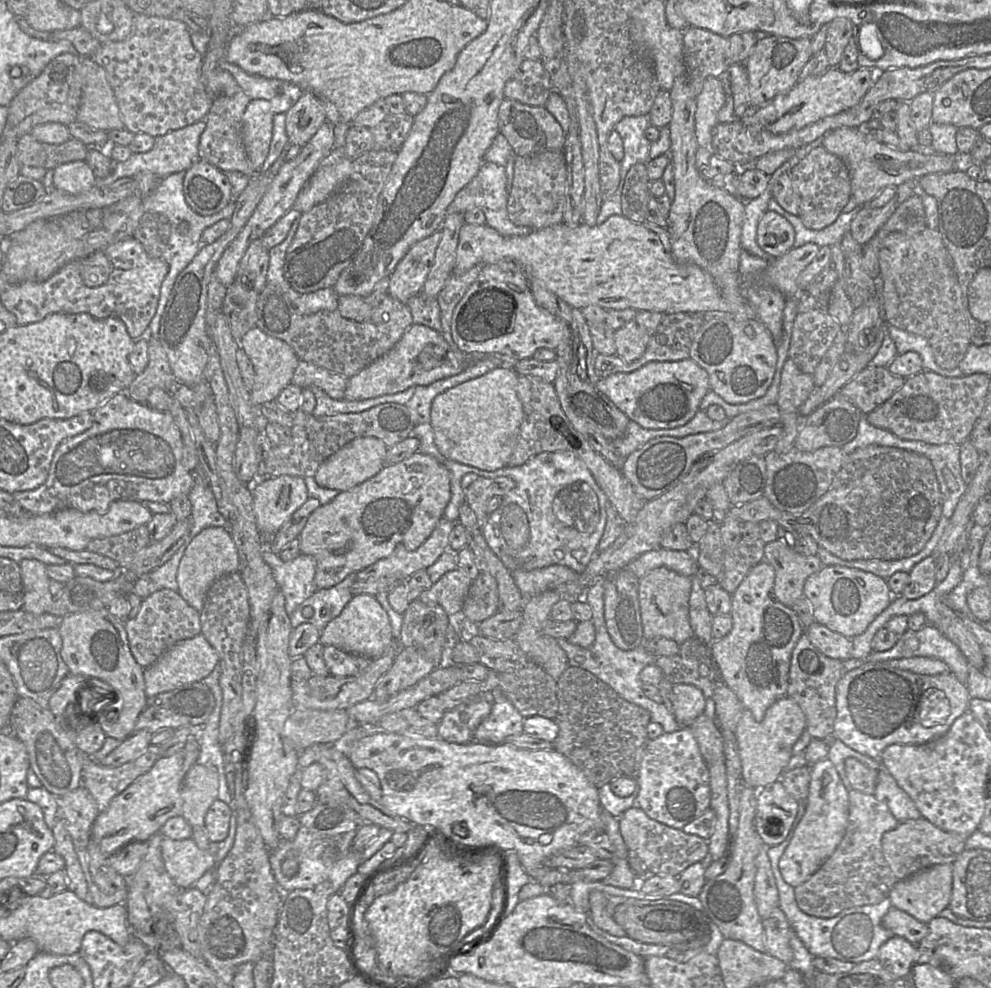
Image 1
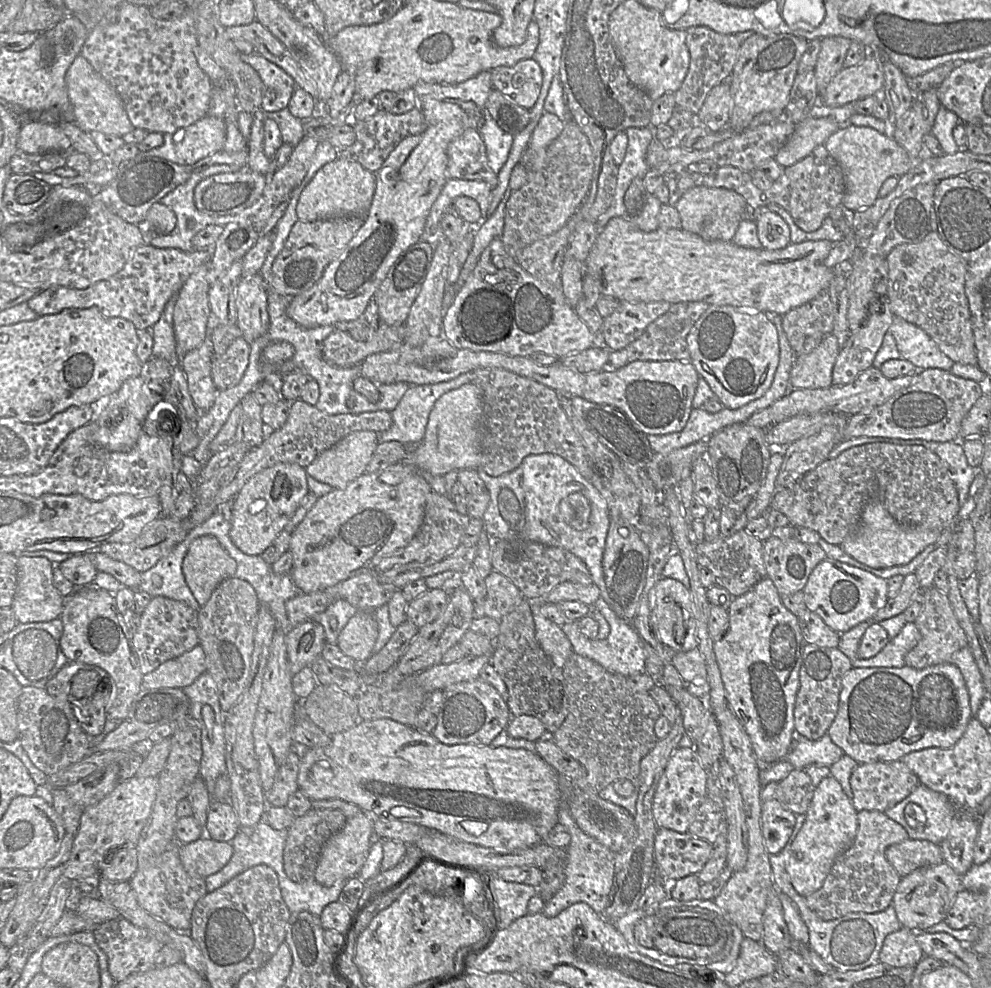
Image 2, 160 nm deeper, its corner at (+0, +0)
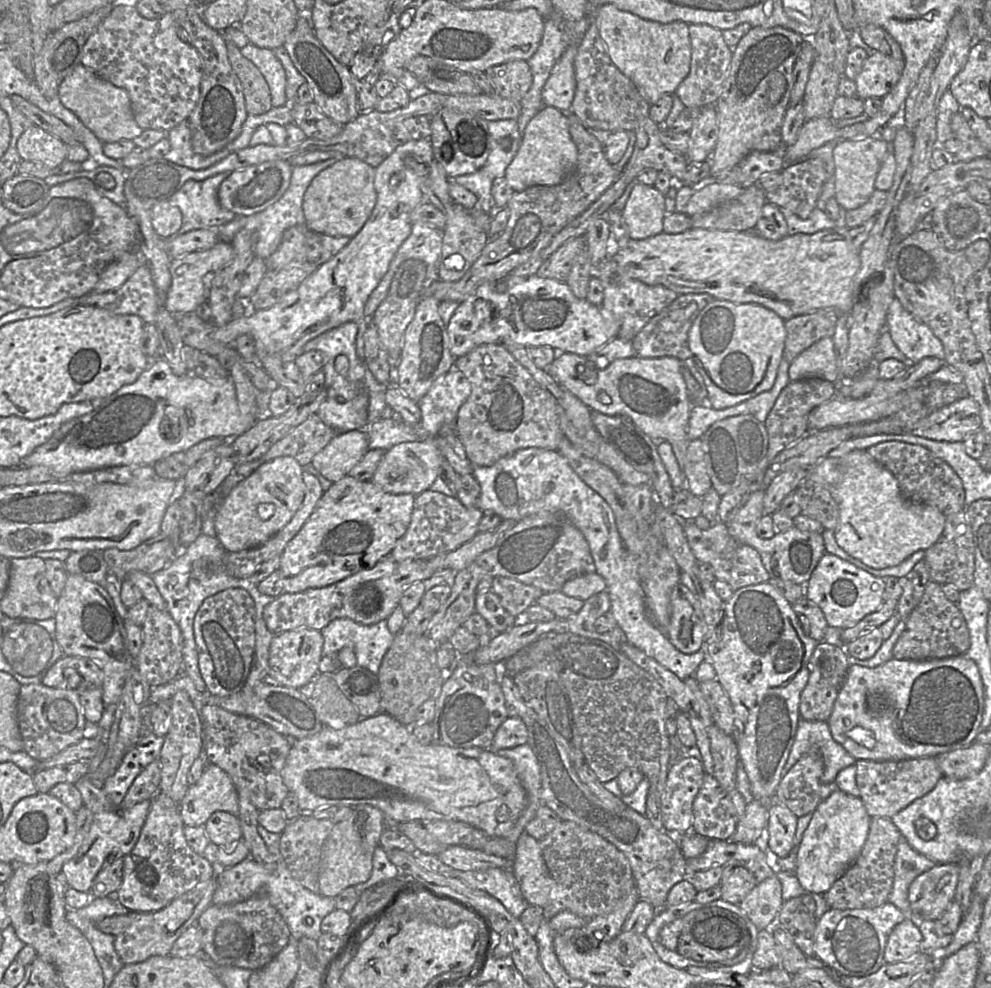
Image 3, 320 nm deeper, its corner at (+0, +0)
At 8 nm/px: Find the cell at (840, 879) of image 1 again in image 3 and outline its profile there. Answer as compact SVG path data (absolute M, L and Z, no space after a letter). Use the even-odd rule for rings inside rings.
M873 817L866 842L854 864L824 893L831 909L873 909L888 902L894 882L894 864L902 834L891 819Z

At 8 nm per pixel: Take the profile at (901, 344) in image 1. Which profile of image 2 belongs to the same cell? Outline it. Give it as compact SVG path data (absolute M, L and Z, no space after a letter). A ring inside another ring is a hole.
M894 316L888 332L893 335L902 359L911 362L916 370L937 368L950 371L953 366L954 362L918 326Z

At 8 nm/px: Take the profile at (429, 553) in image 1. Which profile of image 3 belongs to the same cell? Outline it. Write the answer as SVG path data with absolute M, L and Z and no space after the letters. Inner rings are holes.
M427 489L415 497L410 524L389 556L396 562L402 562L429 559L456 550L478 533L482 516L483 512L477 507L466 507L455 497Z

